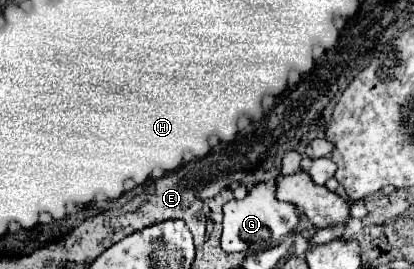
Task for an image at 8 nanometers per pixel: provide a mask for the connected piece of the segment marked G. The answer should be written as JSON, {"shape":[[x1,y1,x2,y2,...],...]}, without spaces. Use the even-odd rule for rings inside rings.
{"shape":[[259,183,255,185,243,201,229,201,223,205,223,235,221,235,221,247,227,253,245,251,245,253,259,253,269,247,275,247,279,239,293,233,293,229,299,223,299,211,293,203,277,201,275,197,275,185]]}

